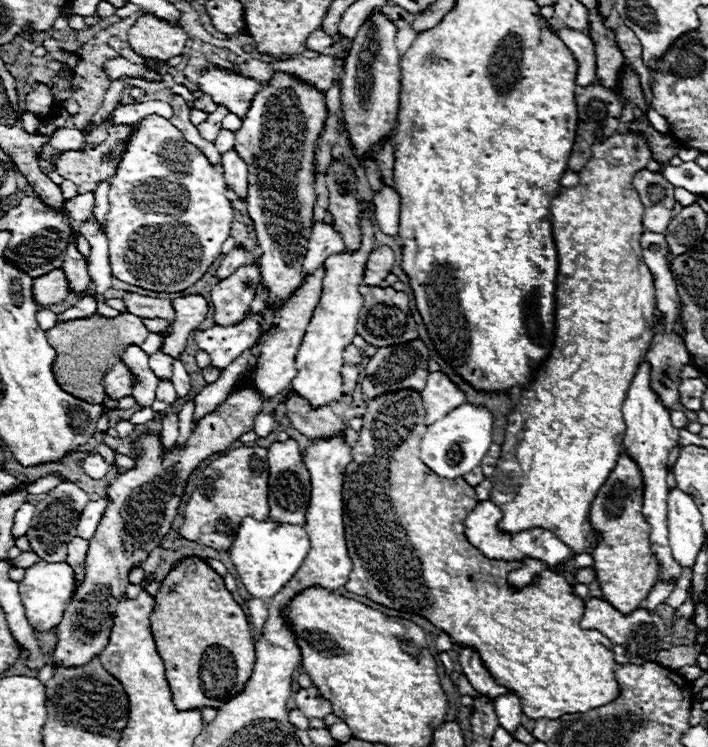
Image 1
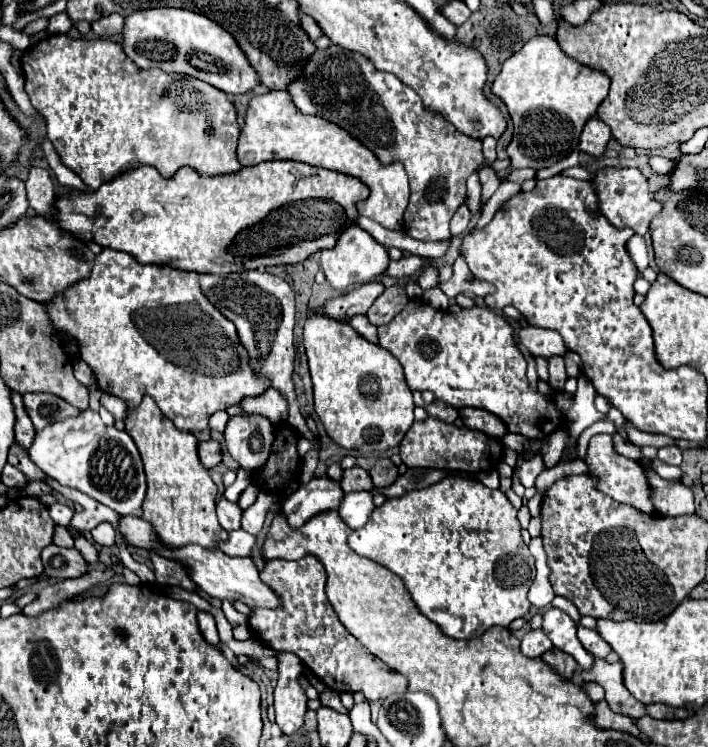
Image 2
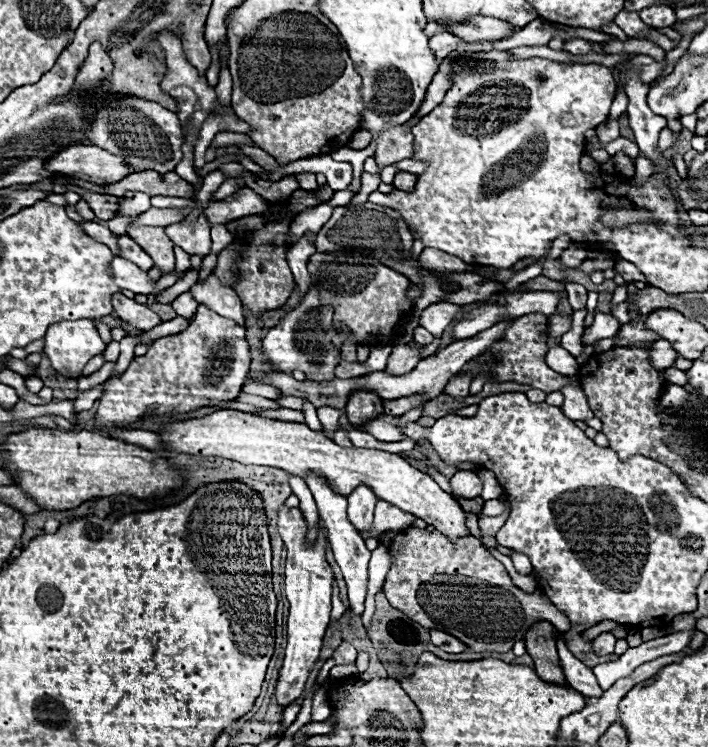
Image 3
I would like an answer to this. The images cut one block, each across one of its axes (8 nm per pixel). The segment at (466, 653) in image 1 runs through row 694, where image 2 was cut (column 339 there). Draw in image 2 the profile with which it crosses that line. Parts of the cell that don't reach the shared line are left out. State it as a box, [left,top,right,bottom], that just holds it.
[282,478,344,528]

